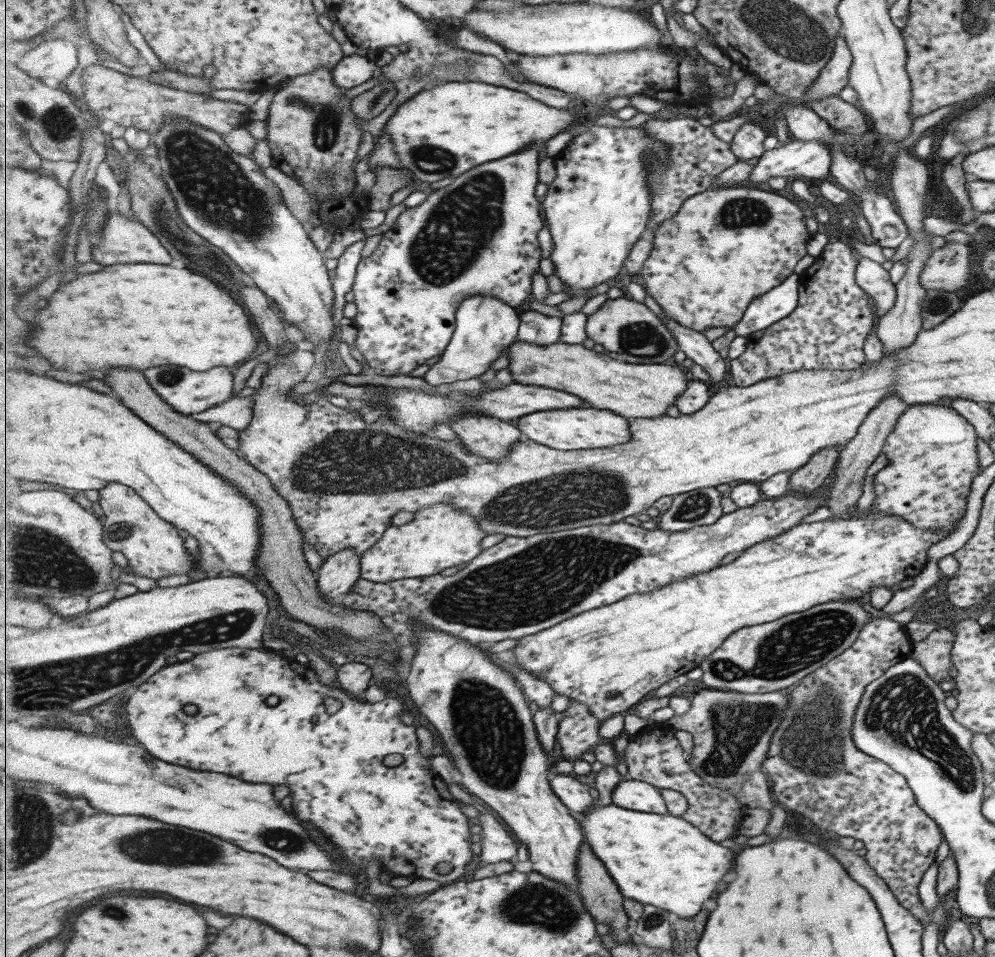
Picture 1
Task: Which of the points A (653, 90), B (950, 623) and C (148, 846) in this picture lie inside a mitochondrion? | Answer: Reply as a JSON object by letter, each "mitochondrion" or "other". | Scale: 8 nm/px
{"A":"other","B":"other","C":"mitochondrion"}

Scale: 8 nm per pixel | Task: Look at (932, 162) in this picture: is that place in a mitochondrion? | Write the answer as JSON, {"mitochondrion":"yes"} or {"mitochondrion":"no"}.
{"mitochondrion":"no"}

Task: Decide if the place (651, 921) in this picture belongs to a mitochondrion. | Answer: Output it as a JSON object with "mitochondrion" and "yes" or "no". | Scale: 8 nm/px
{"mitochondrion":"yes"}

